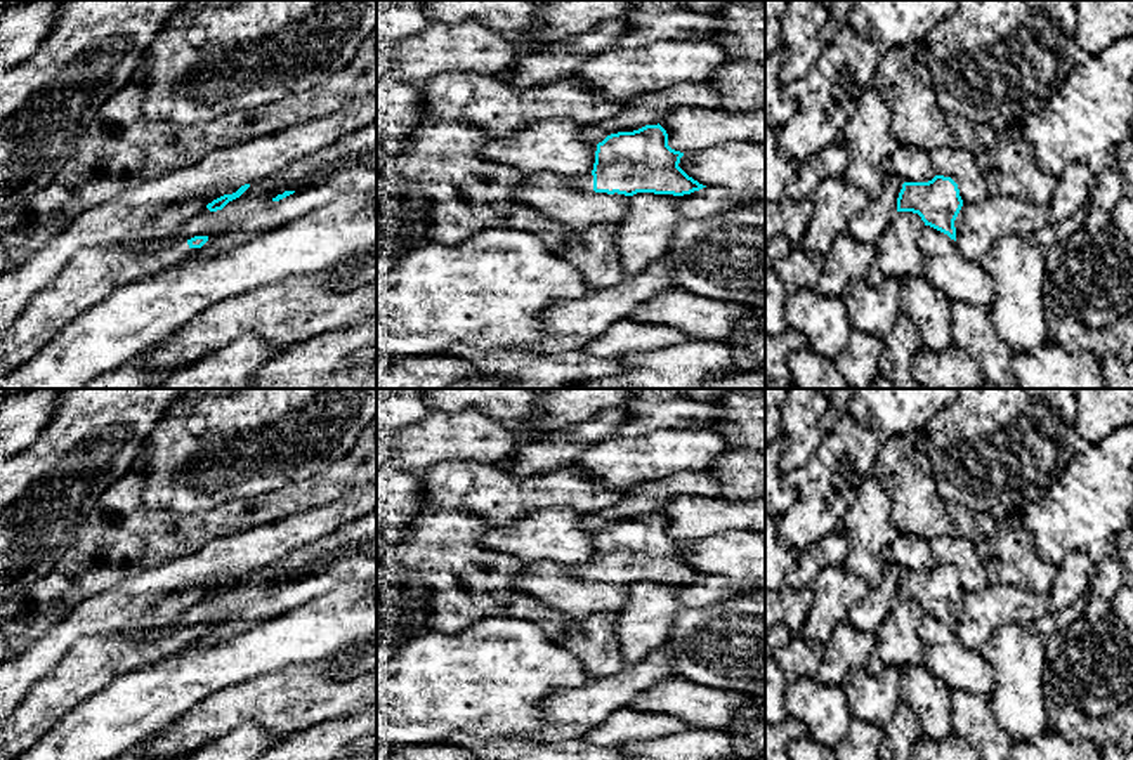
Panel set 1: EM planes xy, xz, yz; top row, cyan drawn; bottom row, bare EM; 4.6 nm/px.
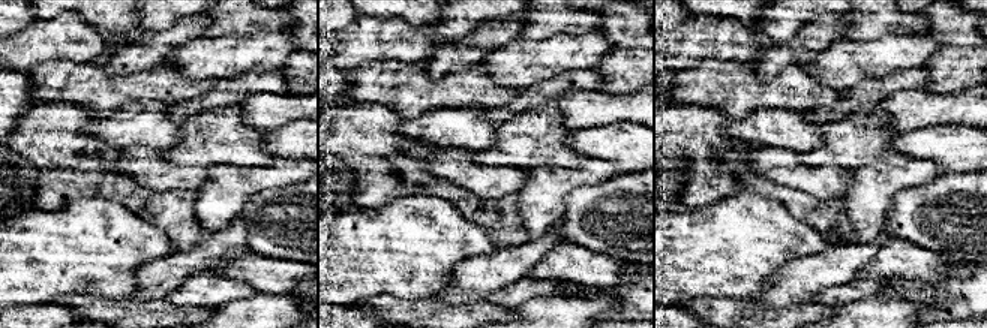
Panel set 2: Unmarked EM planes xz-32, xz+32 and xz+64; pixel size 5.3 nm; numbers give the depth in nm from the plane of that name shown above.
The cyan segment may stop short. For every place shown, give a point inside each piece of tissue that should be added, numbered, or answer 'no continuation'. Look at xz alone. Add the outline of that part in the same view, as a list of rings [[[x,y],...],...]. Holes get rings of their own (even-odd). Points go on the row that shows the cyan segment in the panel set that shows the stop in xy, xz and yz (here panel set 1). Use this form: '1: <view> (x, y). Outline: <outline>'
1: xz (585, 183). Outline: [[[593,175],[569,177],[569,186],[581,191],[593,191]]]

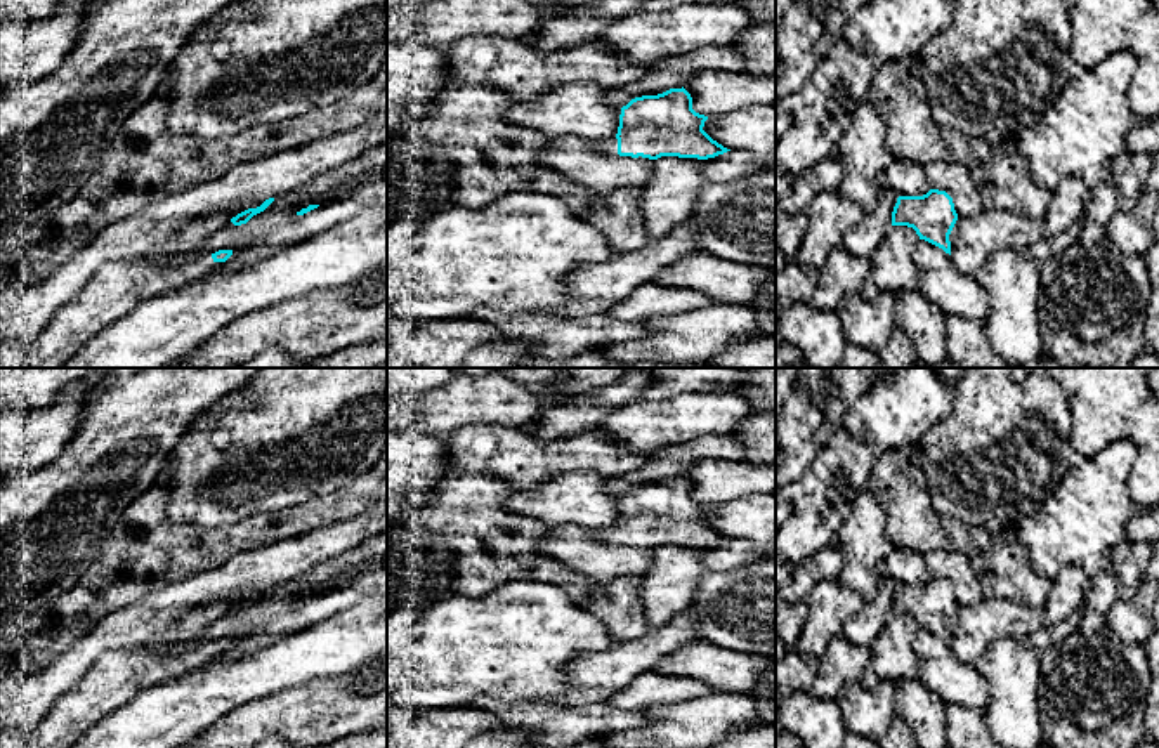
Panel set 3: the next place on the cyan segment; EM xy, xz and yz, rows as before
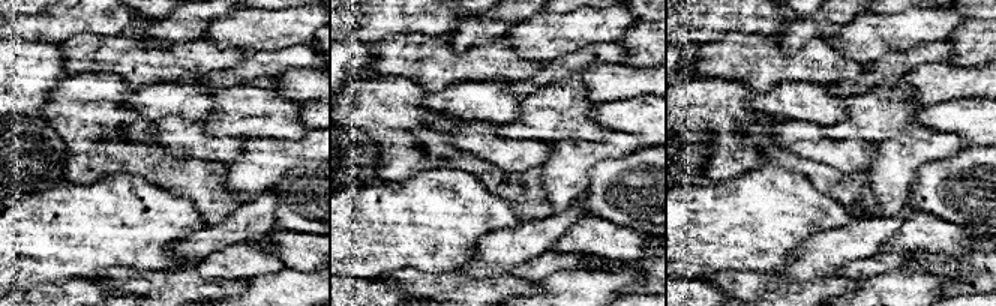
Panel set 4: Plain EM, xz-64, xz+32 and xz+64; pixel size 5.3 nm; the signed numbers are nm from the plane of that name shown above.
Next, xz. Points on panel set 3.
1: xz (609, 146). Outline: [[[618,139],[593,141],[593,149],[606,154],[618,154]]]

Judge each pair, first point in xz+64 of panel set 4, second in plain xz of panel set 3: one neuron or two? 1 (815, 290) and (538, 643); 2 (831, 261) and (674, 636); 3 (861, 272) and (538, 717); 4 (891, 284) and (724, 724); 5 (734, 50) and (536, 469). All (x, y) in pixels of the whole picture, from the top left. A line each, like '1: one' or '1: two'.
1: two
2: one
3: two
4: one
5: one

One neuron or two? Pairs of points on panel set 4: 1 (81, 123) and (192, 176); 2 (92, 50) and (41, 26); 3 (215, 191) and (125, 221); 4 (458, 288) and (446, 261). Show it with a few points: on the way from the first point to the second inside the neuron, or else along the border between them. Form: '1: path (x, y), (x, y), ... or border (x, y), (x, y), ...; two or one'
1: path (101, 144), (119, 144), (162, 170); one
2: border (105, 38), (74, 35), (60, 44); two
3: border (156, 186), (188, 198), (207, 224); two
4: border (455, 270), (446, 272), (441, 276); two

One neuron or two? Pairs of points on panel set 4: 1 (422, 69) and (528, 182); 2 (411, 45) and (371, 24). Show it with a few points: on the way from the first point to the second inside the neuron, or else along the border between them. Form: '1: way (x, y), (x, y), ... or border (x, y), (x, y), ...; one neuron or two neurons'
1: border (414, 83), (419, 83), (429, 92); two neurons
2: border (428, 33), (395, 33), (371, 45); two neurons

